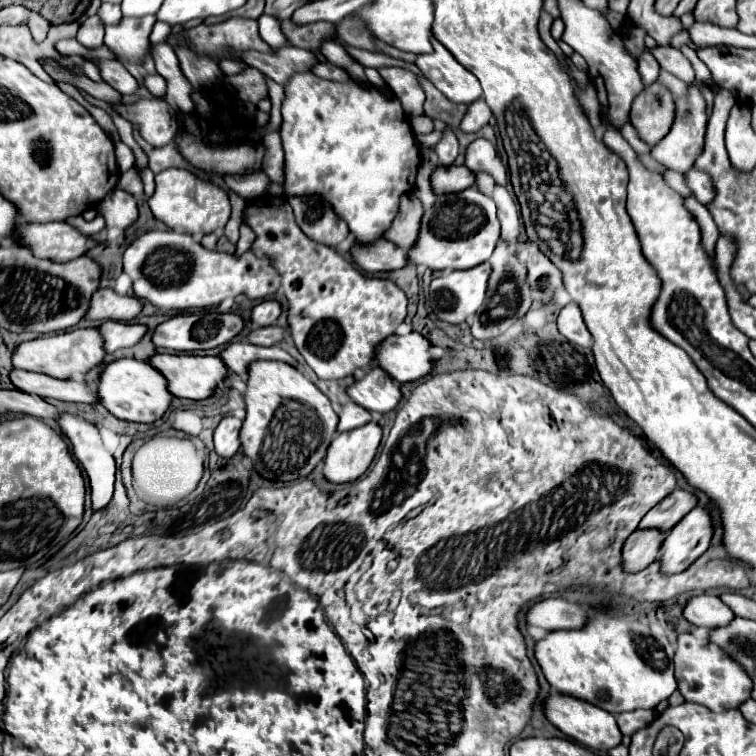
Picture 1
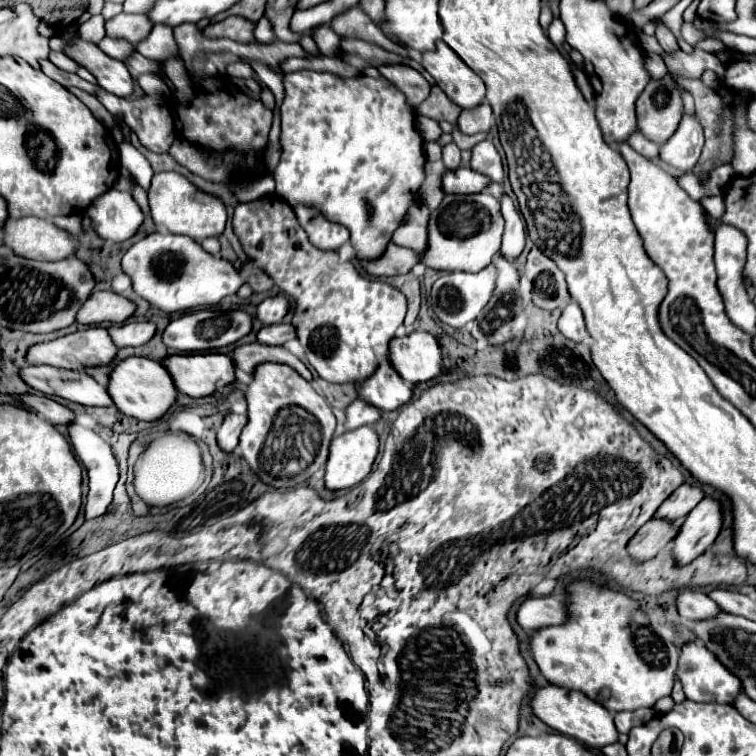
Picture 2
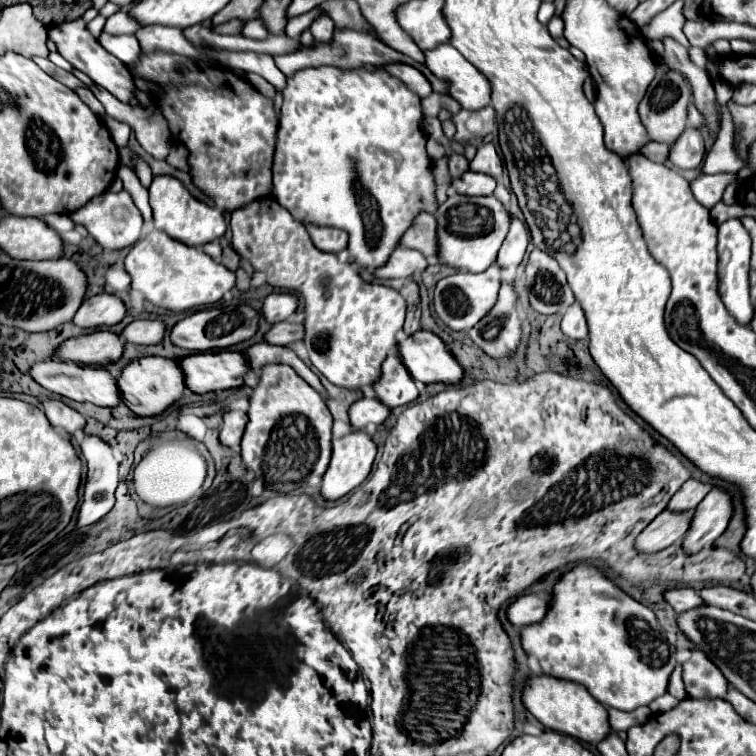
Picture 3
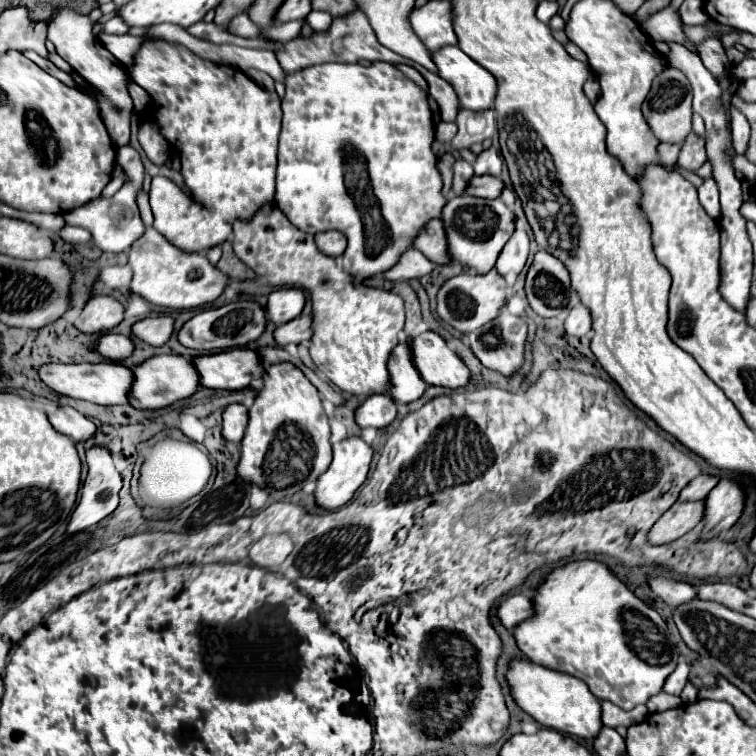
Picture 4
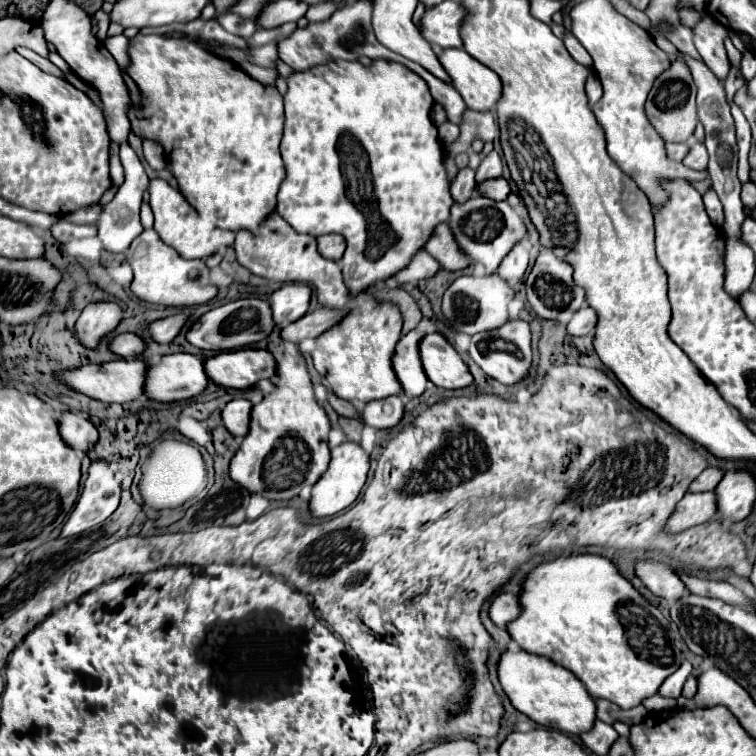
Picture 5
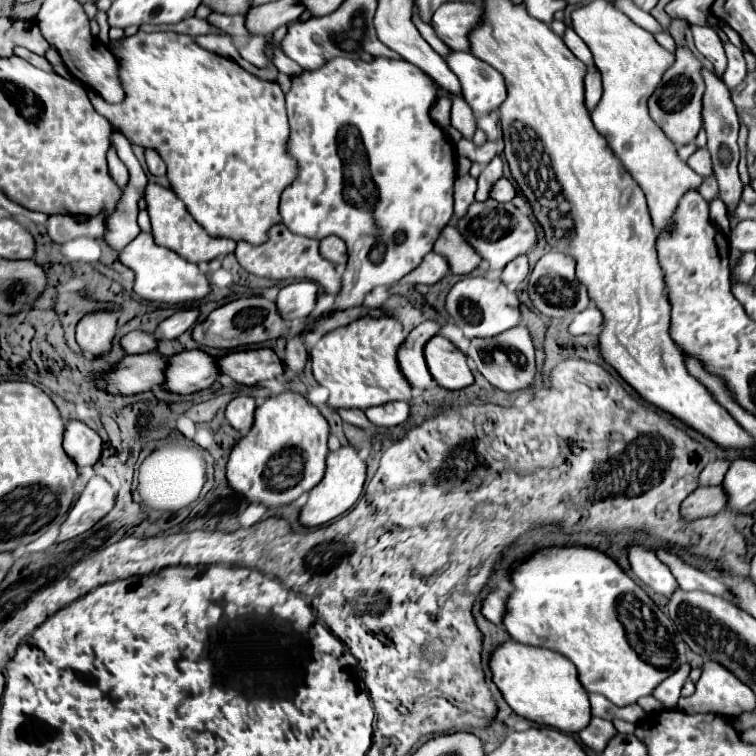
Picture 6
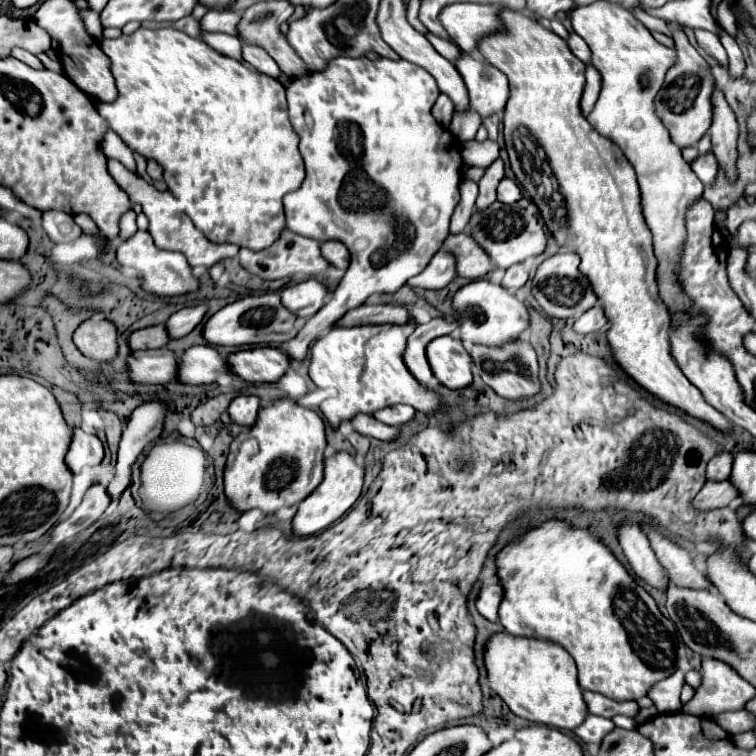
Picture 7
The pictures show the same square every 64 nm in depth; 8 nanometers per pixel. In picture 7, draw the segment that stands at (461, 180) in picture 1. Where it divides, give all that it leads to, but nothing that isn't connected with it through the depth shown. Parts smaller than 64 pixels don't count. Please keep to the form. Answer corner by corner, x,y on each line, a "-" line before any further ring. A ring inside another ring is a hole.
504,178
498,186
498,200
504,202
504,204
514,204
522,198
522,188
518,182
510,180
510,178

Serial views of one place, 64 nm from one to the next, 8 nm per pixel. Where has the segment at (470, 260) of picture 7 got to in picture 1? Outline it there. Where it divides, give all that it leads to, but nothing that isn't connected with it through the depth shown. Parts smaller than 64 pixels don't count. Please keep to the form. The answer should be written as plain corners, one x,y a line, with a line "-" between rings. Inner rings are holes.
406,194
402,198
400,204
400,212
396,216
396,220
392,222
390,230
386,232
386,240
394,242
400,248
412,248
412,244
416,242
416,236
420,232
420,220
422,220
424,208
422,202
416,200
414,194

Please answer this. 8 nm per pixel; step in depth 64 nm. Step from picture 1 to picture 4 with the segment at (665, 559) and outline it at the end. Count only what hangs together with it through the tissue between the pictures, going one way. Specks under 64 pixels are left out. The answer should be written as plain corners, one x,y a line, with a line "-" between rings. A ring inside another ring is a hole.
722,478
706,498
702,536
712,538
732,528
744,512
744,502
746,502
744,486
734,478

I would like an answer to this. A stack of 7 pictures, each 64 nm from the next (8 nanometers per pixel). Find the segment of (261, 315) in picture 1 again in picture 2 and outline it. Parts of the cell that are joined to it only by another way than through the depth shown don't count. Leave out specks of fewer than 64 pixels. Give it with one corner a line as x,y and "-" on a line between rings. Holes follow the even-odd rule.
272,296
258,306
256,316
264,326
270,326
270,324
282,322
282,318
288,314
288,308
290,308
290,302
286,296

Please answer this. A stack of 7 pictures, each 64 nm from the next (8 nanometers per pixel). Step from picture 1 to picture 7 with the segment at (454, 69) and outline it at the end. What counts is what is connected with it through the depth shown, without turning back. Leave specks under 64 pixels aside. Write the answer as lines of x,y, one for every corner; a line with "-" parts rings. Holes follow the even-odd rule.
462,54
456,60
456,68
466,82
472,110
476,110
482,118
504,110
510,90
508,78
500,70
470,54

